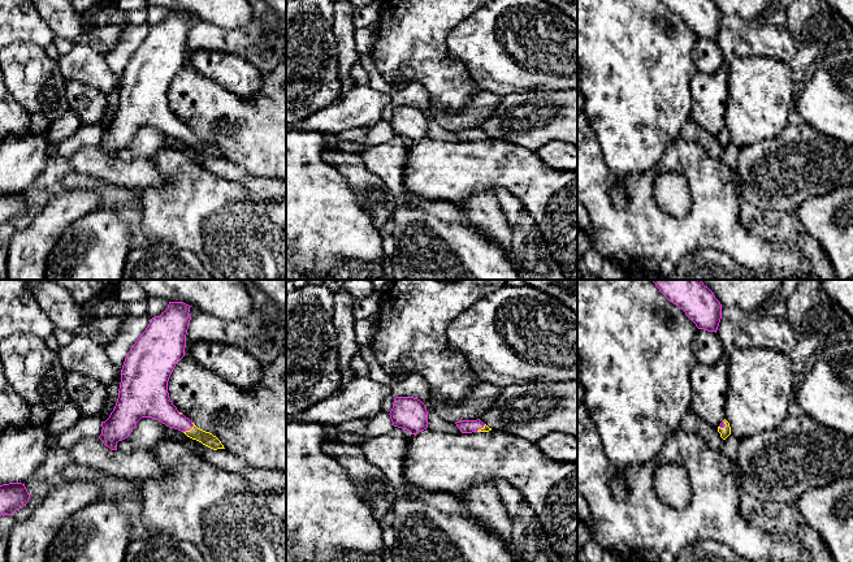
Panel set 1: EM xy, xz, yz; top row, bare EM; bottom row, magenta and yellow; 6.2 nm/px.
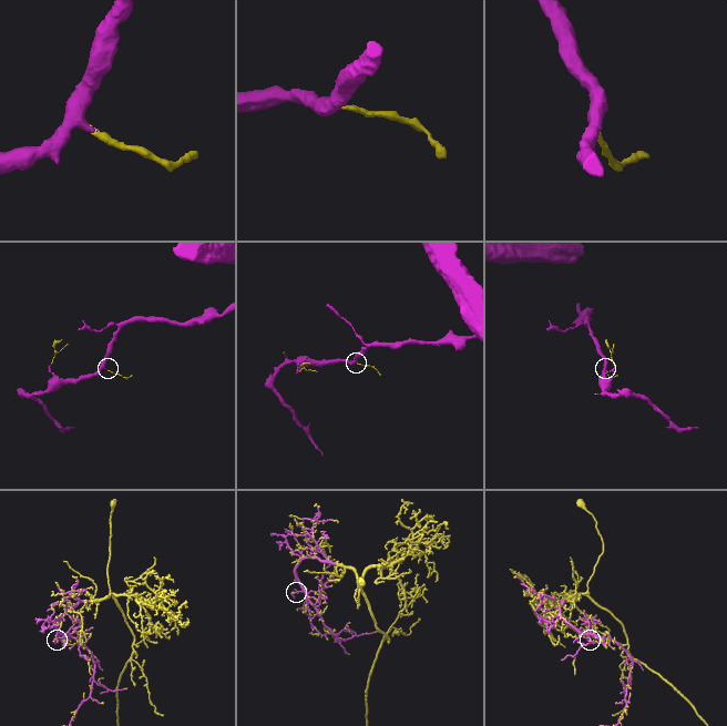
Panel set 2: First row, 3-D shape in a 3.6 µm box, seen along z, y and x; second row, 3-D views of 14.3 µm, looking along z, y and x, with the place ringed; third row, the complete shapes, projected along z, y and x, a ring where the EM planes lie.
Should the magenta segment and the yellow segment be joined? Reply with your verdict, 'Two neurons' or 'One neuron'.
One neuron

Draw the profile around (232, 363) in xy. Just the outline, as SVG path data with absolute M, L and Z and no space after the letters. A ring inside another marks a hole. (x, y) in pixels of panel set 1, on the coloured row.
M199 341L189 345L189 356L242 390L251 392L260 386L263 364L244 349Z

